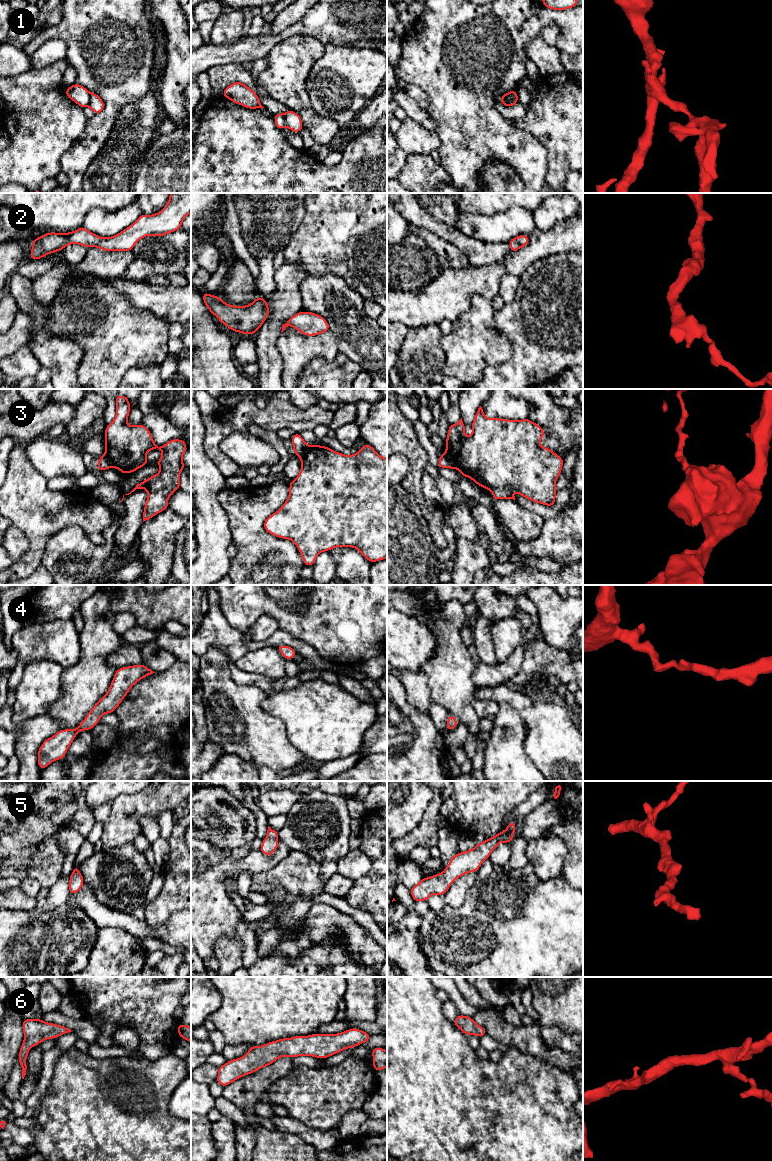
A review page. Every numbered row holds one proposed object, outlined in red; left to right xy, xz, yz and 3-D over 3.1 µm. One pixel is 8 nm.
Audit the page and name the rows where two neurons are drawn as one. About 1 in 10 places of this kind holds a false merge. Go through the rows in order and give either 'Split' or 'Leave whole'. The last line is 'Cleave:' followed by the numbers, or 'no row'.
1: Split
2: Leave whole
3: Split
4: Leave whole
5: Leave whole
6: Leave whole
Cleave: 1, 3

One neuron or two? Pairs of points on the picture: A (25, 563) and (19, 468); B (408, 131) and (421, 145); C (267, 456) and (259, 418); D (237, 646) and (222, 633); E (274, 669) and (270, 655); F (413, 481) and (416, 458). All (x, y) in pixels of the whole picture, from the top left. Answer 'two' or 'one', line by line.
A: one
B: one
C: two
D: one
E: one
F: one

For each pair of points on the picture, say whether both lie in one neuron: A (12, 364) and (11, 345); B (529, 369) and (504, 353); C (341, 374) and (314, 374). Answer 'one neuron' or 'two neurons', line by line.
A: two neurons
B: two neurons
C: one neuron

